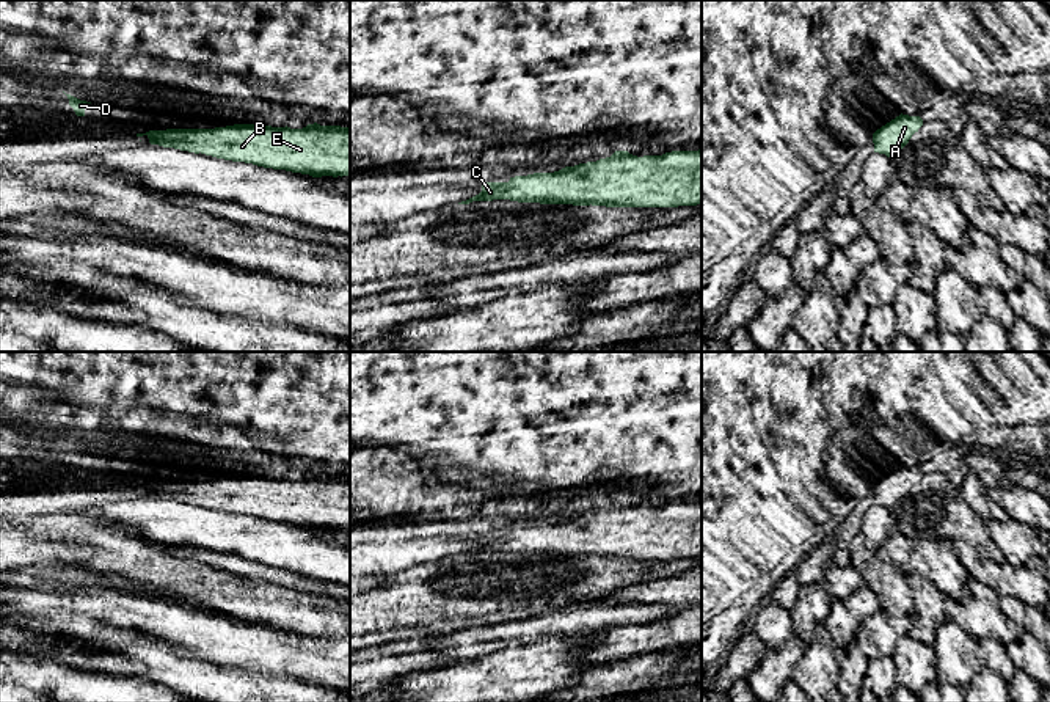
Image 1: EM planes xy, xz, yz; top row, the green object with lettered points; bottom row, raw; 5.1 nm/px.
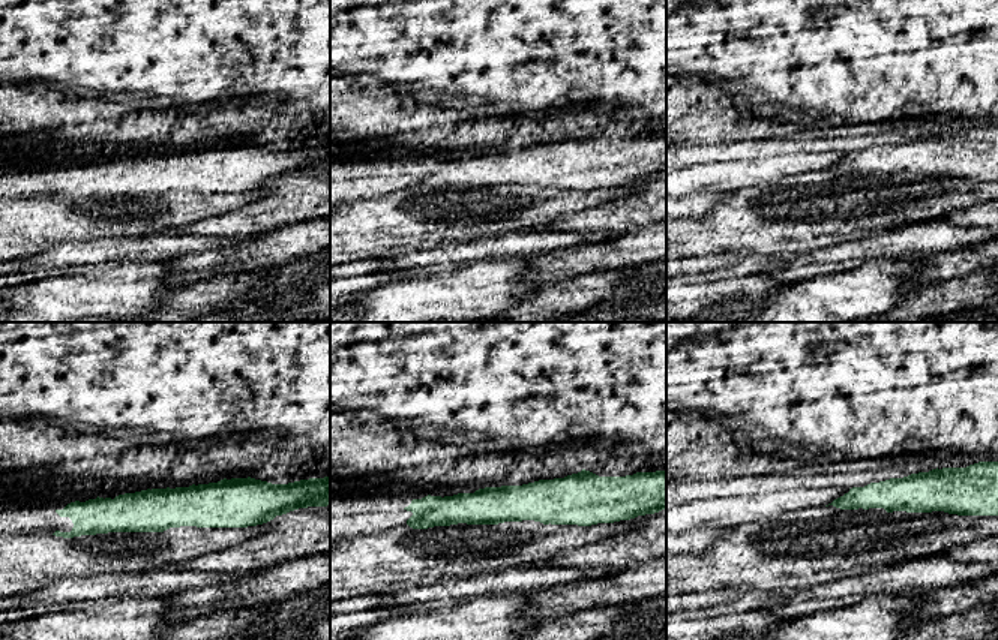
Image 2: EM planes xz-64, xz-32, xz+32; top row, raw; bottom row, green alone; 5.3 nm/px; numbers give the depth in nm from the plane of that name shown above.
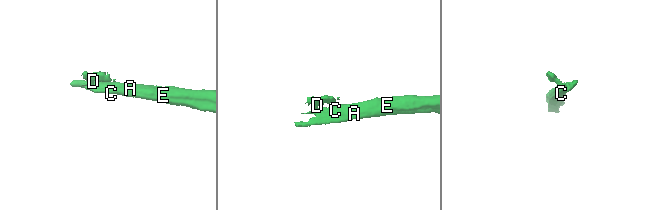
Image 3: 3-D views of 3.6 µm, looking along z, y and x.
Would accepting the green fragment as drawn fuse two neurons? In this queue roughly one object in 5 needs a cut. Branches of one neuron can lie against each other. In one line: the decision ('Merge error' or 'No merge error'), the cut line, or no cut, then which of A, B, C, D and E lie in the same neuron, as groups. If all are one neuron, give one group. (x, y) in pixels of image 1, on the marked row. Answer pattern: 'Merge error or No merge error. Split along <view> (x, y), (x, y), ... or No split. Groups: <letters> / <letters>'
No merge error. No split. Groups: A B C D E

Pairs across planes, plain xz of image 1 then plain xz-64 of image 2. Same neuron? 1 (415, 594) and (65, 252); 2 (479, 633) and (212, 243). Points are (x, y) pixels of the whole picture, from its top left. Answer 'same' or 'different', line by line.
1: different
2: same

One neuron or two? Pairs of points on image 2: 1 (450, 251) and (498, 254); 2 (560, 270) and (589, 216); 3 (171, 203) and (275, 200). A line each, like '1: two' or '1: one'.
1: one
2: two
3: two

